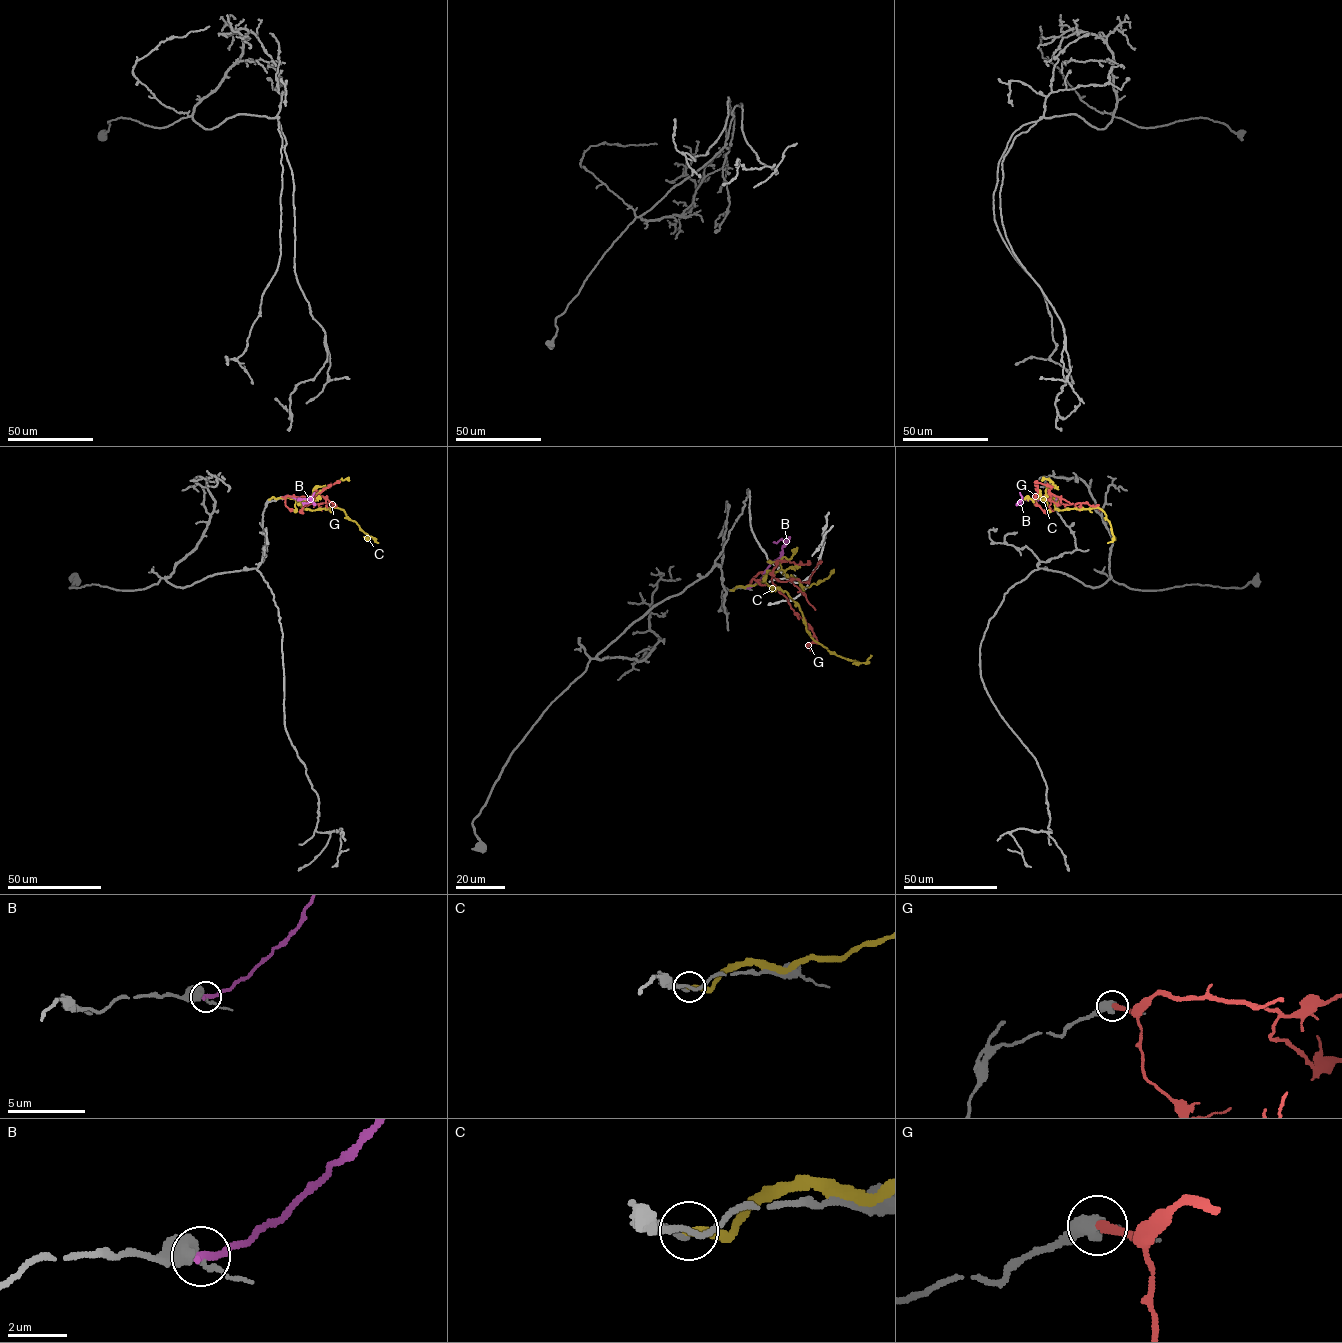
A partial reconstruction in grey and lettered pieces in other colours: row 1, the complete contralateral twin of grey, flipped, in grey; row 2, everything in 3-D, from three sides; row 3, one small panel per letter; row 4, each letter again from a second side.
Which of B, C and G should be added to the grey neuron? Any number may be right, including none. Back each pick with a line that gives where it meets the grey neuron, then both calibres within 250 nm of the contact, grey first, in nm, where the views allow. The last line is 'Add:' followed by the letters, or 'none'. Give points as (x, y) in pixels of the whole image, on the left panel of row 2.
Add: none

